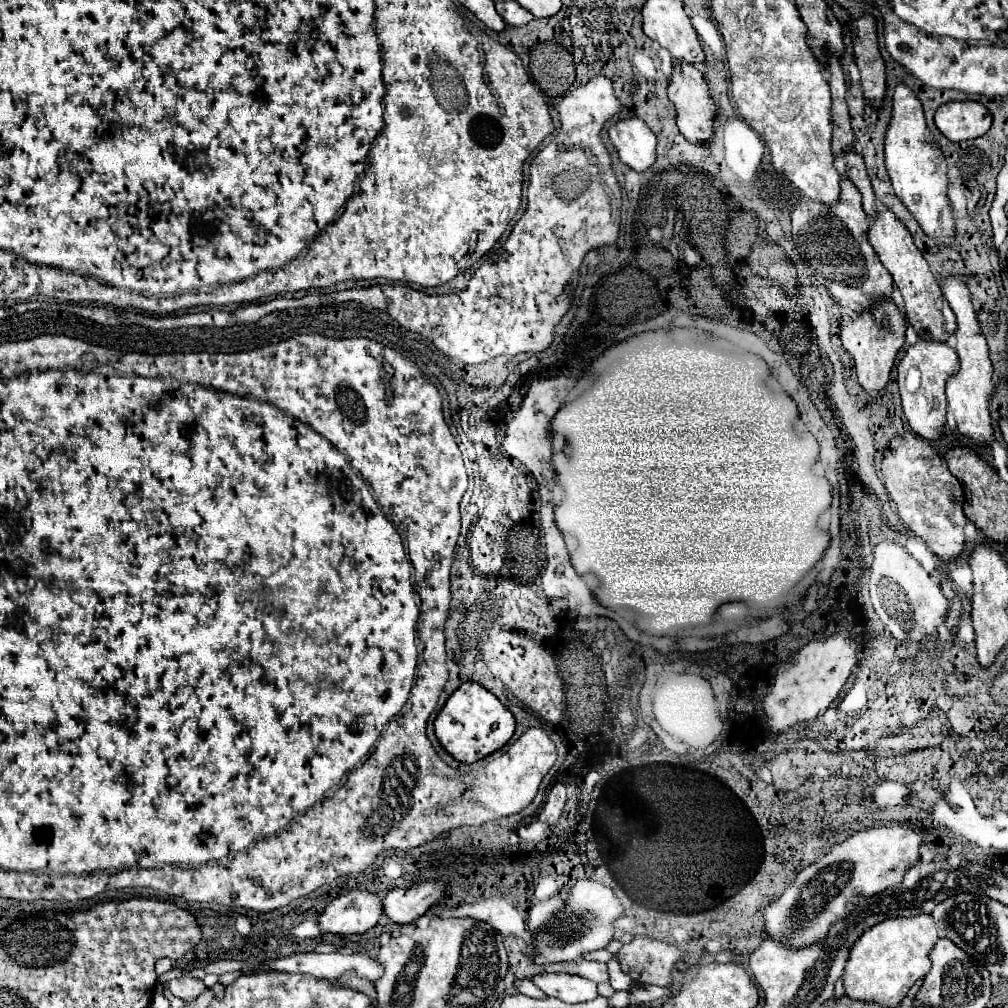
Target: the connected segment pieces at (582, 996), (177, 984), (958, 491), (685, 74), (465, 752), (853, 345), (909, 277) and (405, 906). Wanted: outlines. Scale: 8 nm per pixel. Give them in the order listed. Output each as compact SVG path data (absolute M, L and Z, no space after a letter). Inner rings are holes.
M541 972L541 974L535 974L531 980L547 996L555 996L569 1004L587 1002L599 996L595 982L567 972Z
M183 974L177 980L169 982L169 992L181 1000L185 1000L185 1004L191 1004L193 1000L197 1000L197 996L205 990L205 984L201 980L191 978L189 974Z
M913 432L895 436L885 450L883 458L883 480L887 482L887 490L893 490L893 500L901 504L899 516L905 522L905 526L919 536L929 550L941 558L943 562L955 562L963 548L965 548L965 514L963 514L963 502L965 494L959 484L959 480L949 472L947 462L933 450L933 446L919 438ZM909 488L909 492L905 492Z
M677 64L673 68L673 76L671 76L671 82L669 82L669 100L677 108L679 132L689 142L703 144L703 142L711 140L711 128L713 128L713 122L715 122L717 104L713 102L711 90L707 88L707 82L705 82L703 74L695 66L691 66L691 64Z
M477 682L461 684L435 718L435 736L439 744L455 760L463 764L473 764L493 754L495 750L501 750L509 742L513 732L515 732L513 714L497 700L497 696L493 696Z
M881 300L881 304L877 308L863 312L845 330L841 330L841 342L851 352L853 360L855 360L857 380L863 386L863 390L877 392L887 386L895 358L905 344L905 330L907 330L907 322L899 314L893 300Z
M881 210L871 222L869 242L875 248L881 264L893 276L895 286L901 290L901 296L907 308L907 318L909 318L909 324L915 328L915 332L923 340L949 342L949 338L955 334L955 328L957 328L955 314L951 312L951 306L947 304L947 300L943 300L943 292L939 292L939 282L933 276L919 248L913 244L913 236L907 232L907 228L903 228L903 224L895 218L895 214L891 214L889 210Z
M421 882L407 890L393 888L383 898L383 914L395 924L409 924L443 898L443 888L441 882Z

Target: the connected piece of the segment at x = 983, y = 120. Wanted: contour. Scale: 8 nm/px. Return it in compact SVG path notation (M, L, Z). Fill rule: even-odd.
M947 102L937 108L935 124L953 142L973 140L991 128L989 110L979 102Z

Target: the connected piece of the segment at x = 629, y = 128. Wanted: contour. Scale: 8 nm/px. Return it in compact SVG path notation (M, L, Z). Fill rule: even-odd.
M629 118L609 128L609 138L619 152L621 162L637 172L645 172L655 164L657 136L639 118Z

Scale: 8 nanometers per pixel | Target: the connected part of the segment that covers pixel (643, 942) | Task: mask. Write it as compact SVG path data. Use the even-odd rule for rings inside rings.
M637 936L617 952L617 960L633 982L669 986L675 962L681 954L683 952L673 944Z

